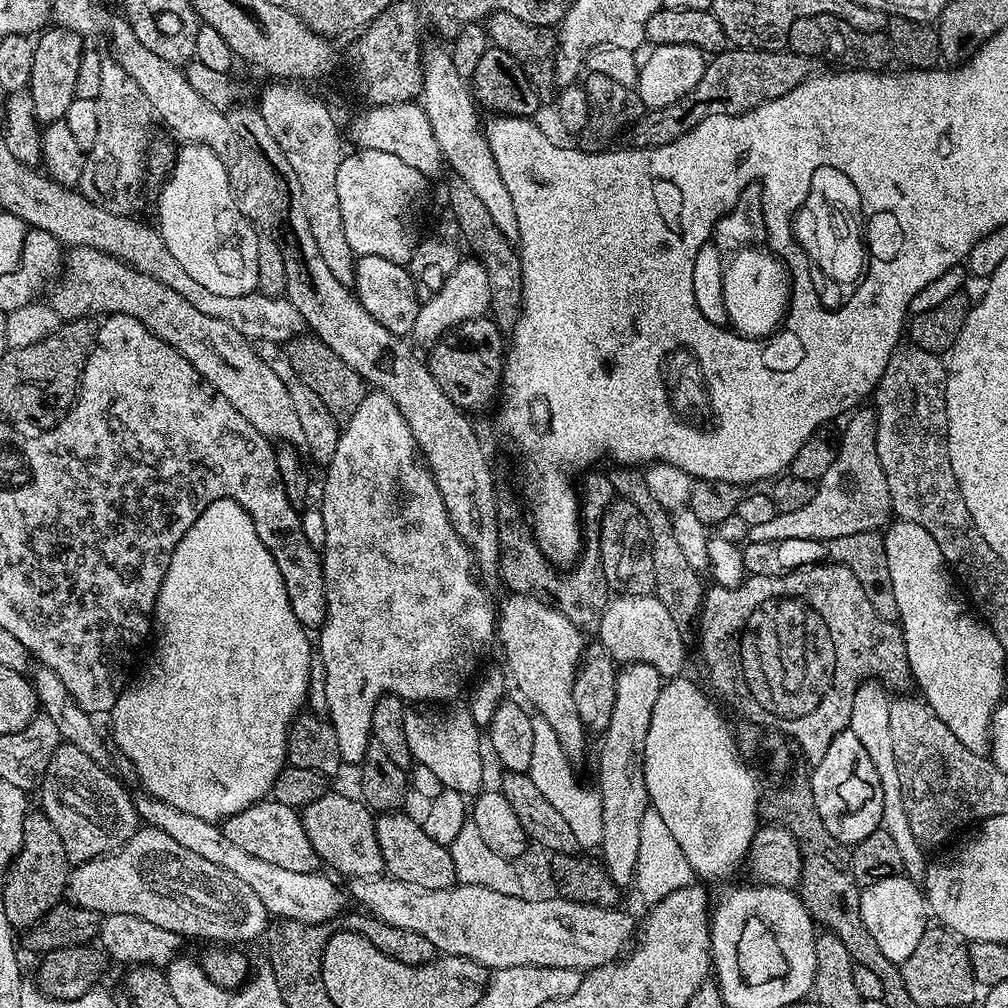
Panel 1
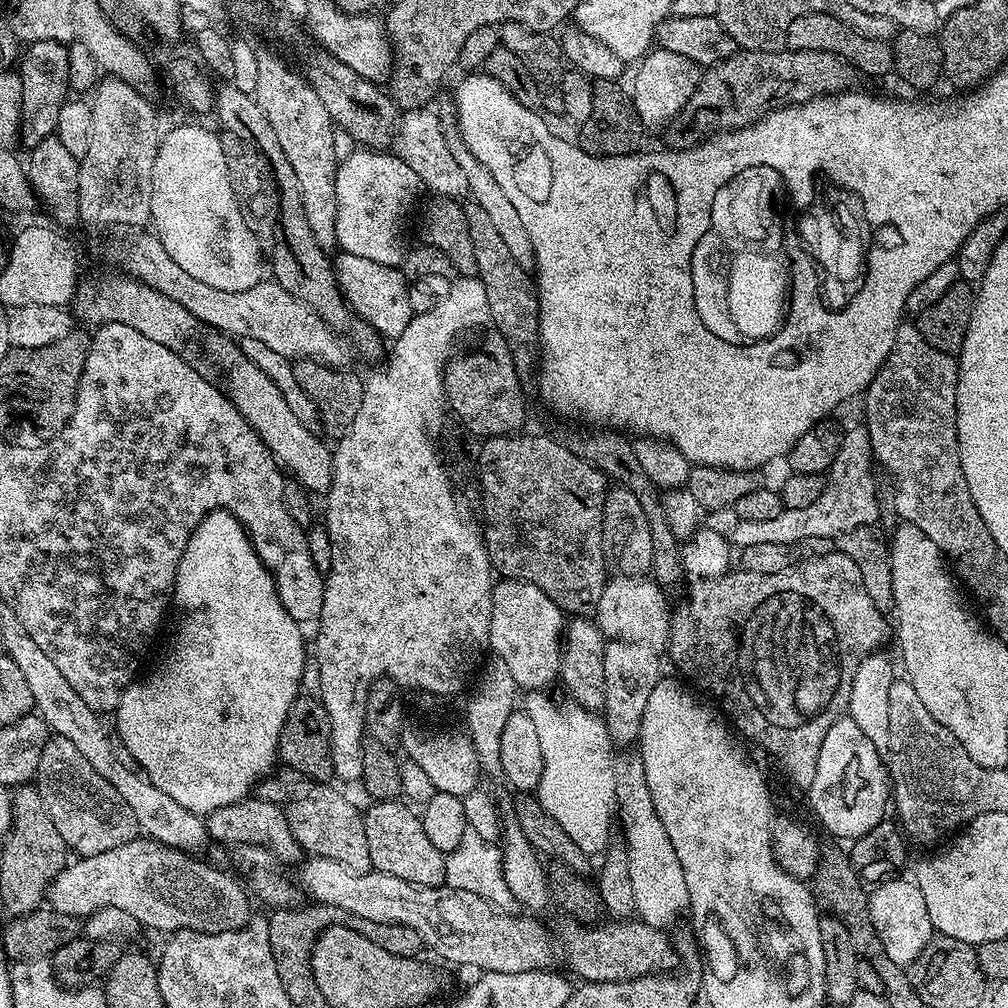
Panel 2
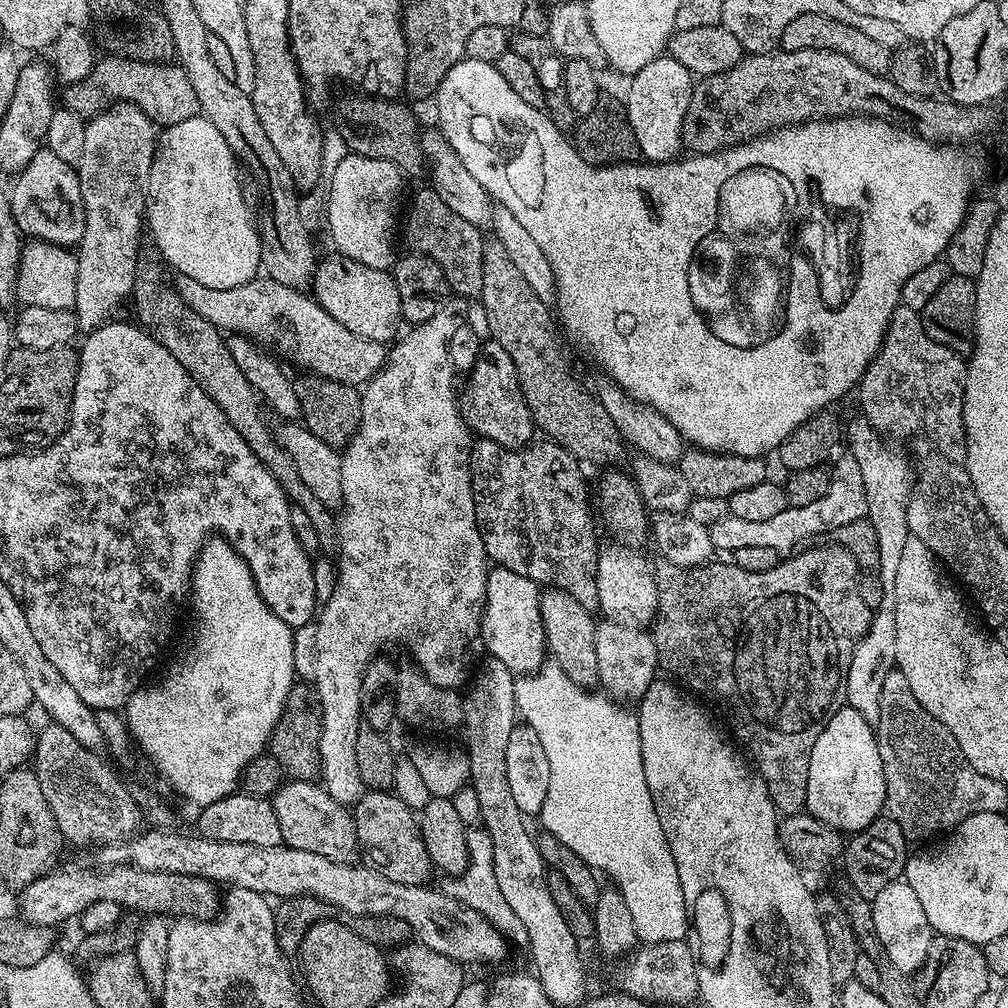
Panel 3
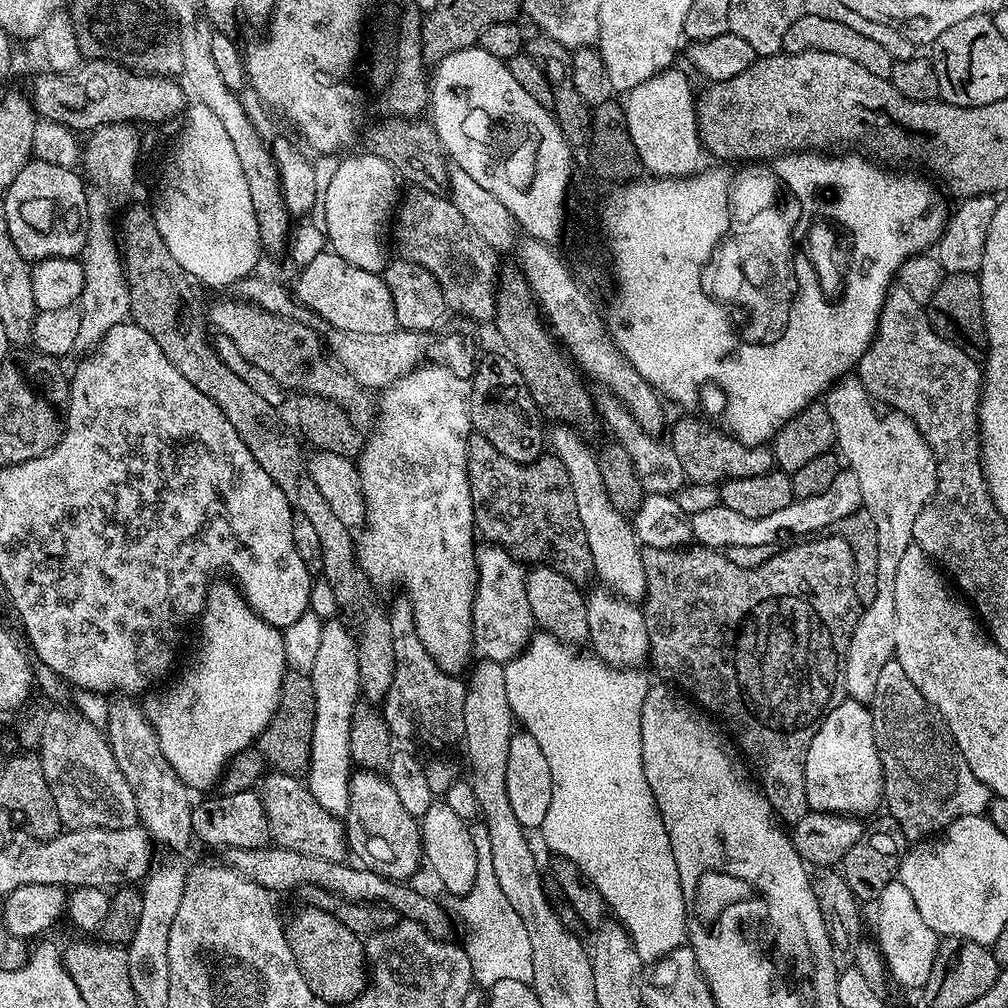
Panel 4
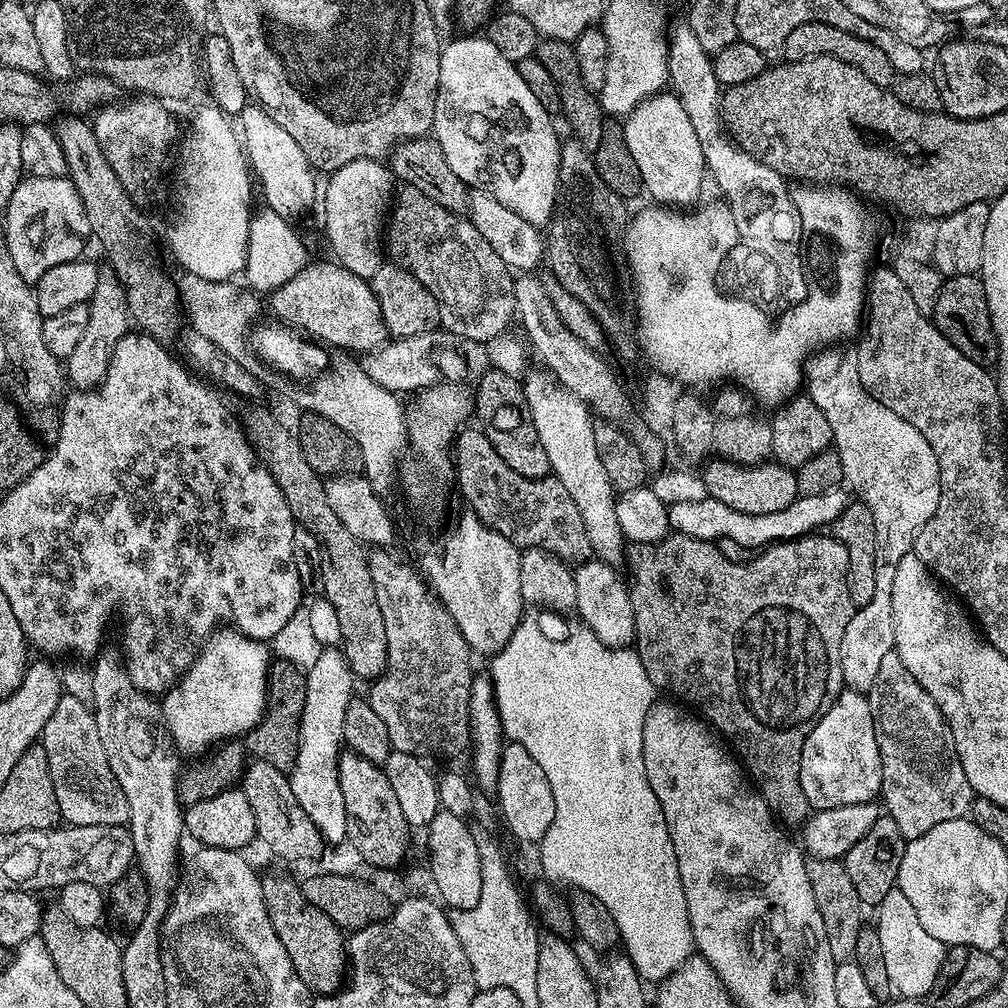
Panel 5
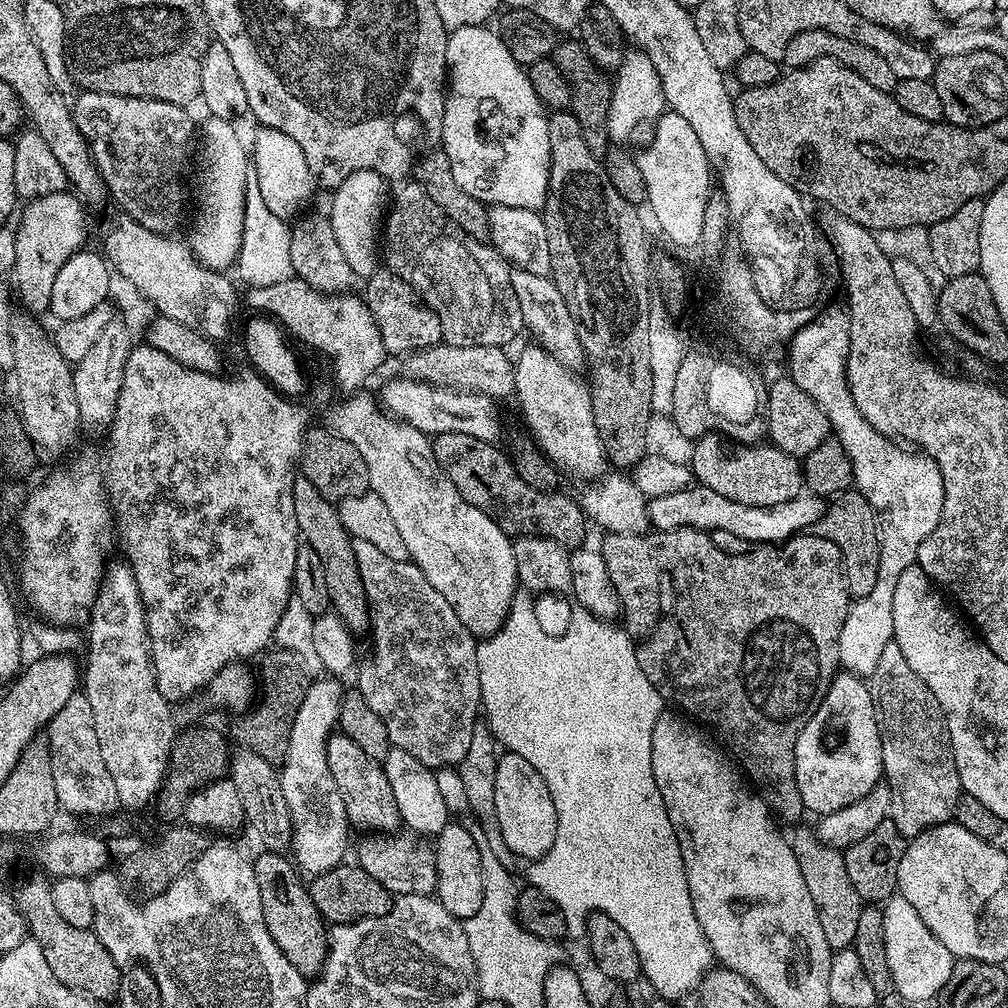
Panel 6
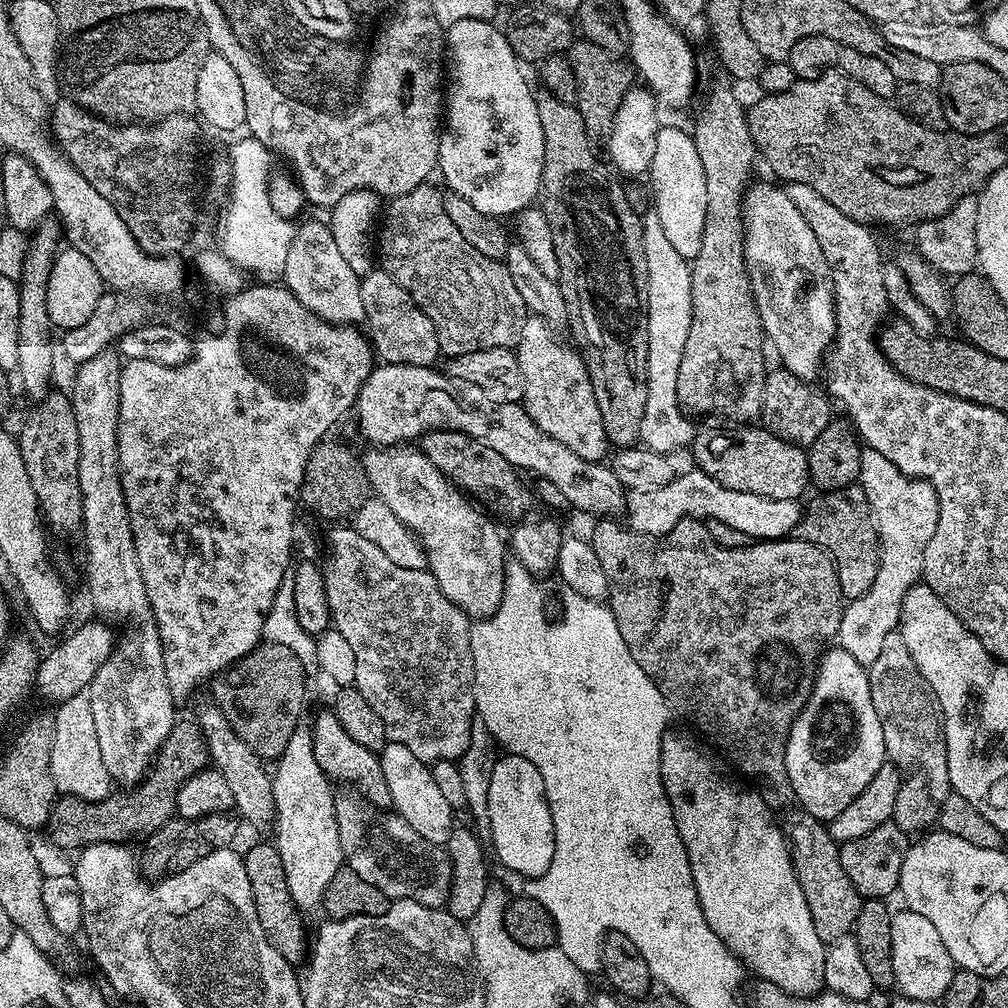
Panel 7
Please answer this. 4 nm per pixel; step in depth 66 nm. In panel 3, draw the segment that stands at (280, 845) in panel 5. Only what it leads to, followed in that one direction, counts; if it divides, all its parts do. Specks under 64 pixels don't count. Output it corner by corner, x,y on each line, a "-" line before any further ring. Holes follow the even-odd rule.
289,779
271,797
271,802
287,847
310,850
310,854
322,854
322,858
343,864
351,864
357,859
360,843
356,837
356,817
349,805
338,803
319,783

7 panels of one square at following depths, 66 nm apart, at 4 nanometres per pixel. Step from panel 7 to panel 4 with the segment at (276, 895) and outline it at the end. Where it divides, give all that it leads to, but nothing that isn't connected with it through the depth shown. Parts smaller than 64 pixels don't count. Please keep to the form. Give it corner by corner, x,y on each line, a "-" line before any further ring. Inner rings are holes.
321,908
299,909
301,912
287,921
284,933
290,950
306,978
306,986
315,994
317,1001
324,1004
346,1006
351,1000
364,995
366,987
366,961
361,937
352,932
334,914
326,914

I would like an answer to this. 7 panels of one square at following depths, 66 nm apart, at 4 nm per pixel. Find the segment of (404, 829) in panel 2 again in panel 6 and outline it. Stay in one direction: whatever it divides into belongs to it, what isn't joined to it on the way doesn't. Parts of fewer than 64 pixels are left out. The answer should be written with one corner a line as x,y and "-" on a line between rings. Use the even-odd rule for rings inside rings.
333,734
328,737
326,762
330,762
330,774
334,774
338,794
342,794
349,825
377,828
375,831
380,834
392,834
401,827
398,805
394,802
394,793
390,790
381,761
370,758
370,754
365,754
350,738

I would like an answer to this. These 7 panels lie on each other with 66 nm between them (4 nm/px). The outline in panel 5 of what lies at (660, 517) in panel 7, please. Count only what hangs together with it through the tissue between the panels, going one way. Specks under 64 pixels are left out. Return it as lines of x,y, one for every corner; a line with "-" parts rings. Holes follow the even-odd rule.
843,487
831,488
826,490
826,494
817,496
800,496
793,504
786,506
786,510
778,510
774,514
746,514
711,498
680,500
668,508
668,523
682,536
763,550
782,540
797,540
800,536
811,536
827,529
838,519
848,503
850,496

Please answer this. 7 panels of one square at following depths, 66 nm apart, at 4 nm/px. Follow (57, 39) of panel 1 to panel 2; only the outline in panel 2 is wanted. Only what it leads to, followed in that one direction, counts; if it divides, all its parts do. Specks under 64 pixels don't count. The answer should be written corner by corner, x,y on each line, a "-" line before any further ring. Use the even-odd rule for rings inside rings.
33,40
23,49
18,64
22,82
22,102
20,103
19,139
24,140
25,149
38,146
47,136
55,133
58,126
58,110
69,99
68,87
68,48
57,40

